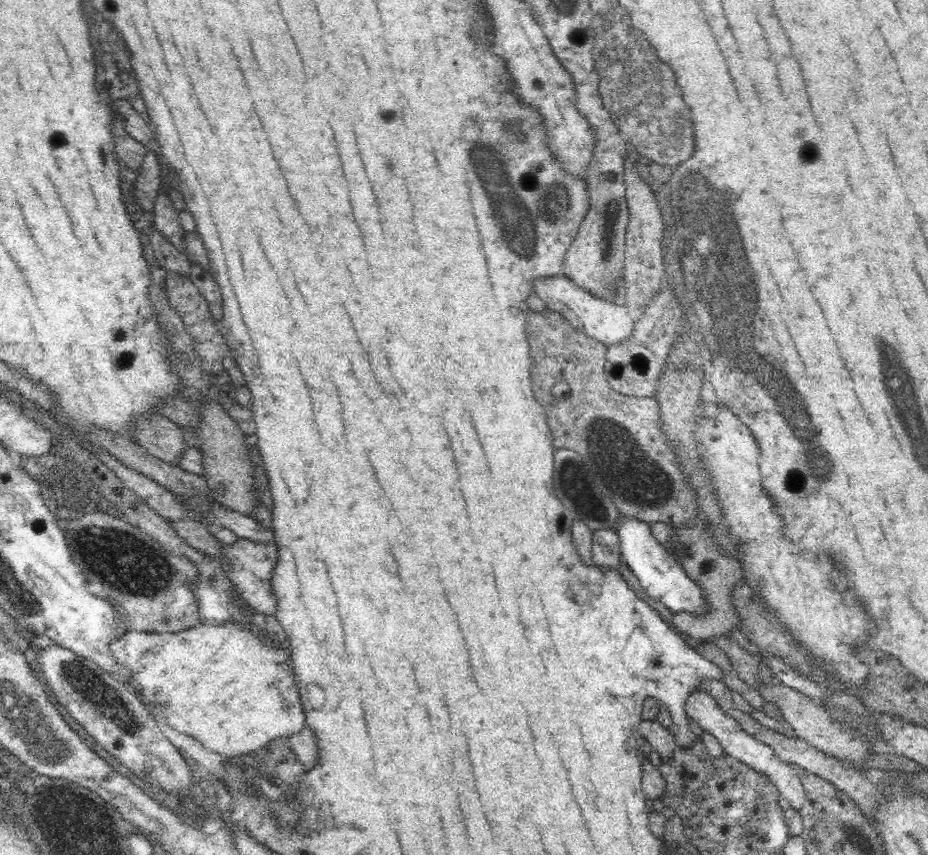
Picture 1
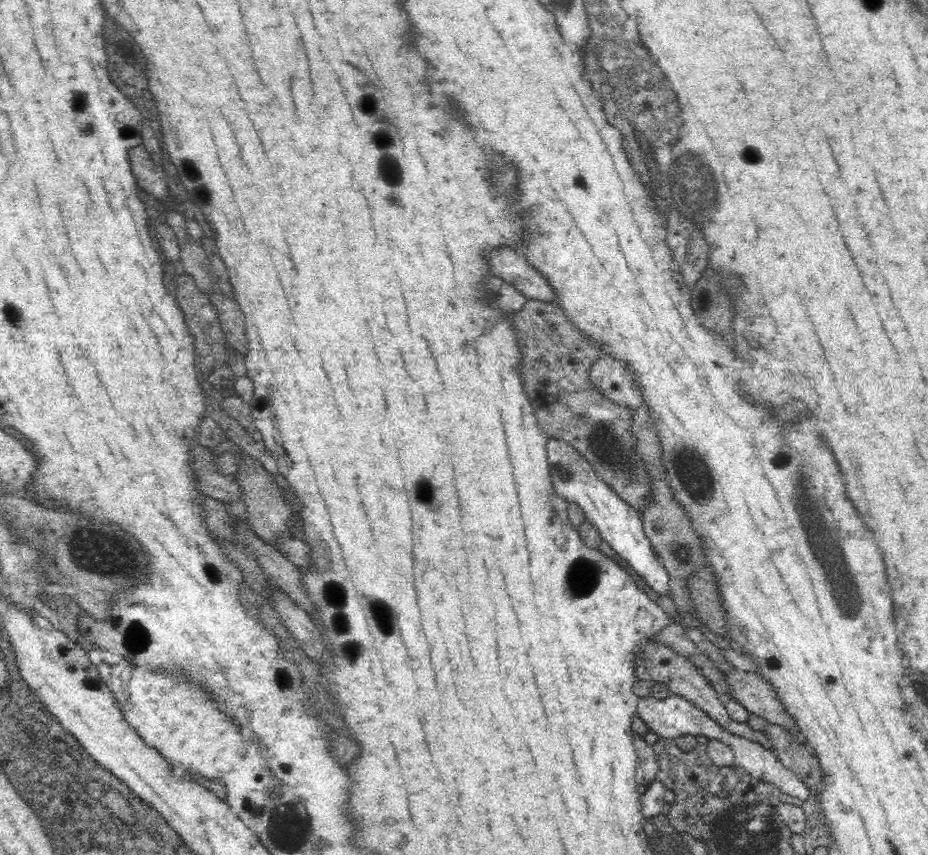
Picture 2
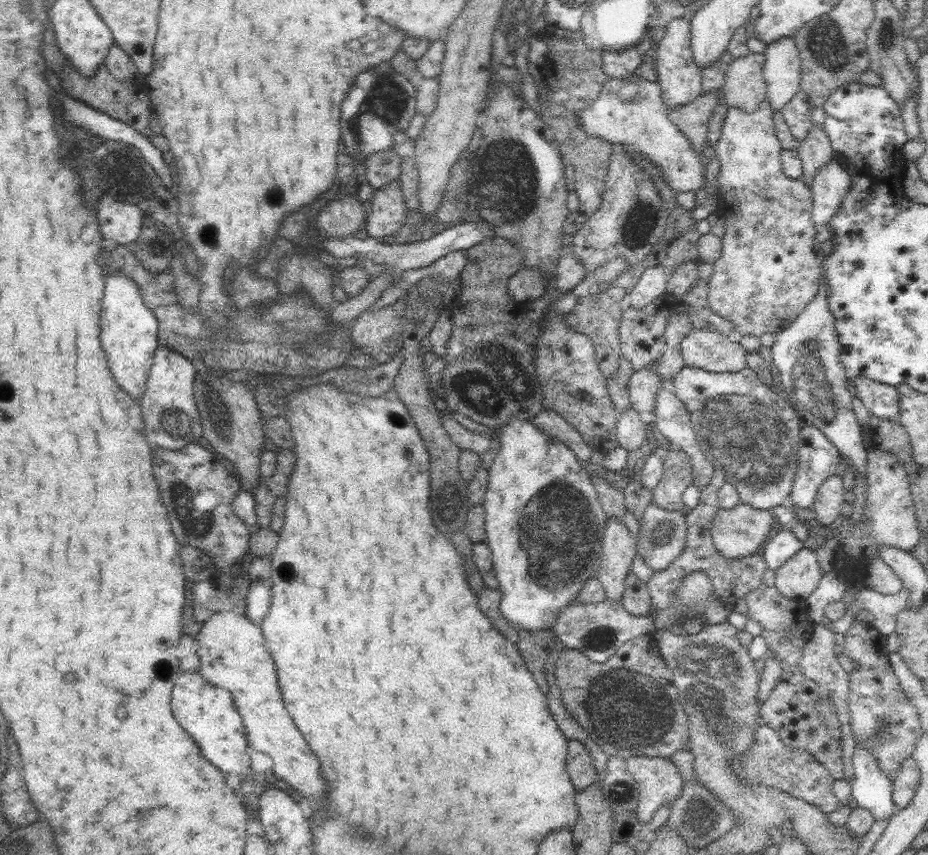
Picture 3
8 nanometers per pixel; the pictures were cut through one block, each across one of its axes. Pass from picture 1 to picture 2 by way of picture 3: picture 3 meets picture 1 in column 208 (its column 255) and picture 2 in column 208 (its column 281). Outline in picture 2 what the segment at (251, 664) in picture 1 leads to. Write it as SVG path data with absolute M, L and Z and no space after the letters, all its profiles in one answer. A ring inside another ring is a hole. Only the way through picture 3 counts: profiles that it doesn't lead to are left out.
M94 646L88 648L88 658L98 668L100 678L112 692L128 726L136 730L146 746L168 760L176 778L184 774L208 780L224 778L242 758L246 746L236 728L208 704L208 698L202 696L202 692L196 692L196 688L188 686L182 678L164 676L166 672L142 672L126 658Z

